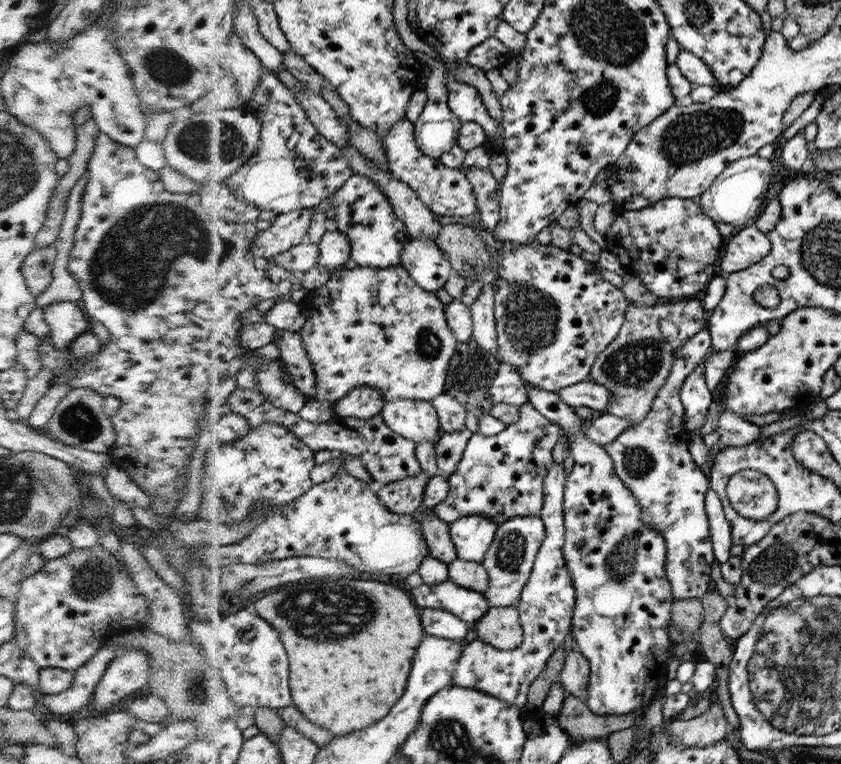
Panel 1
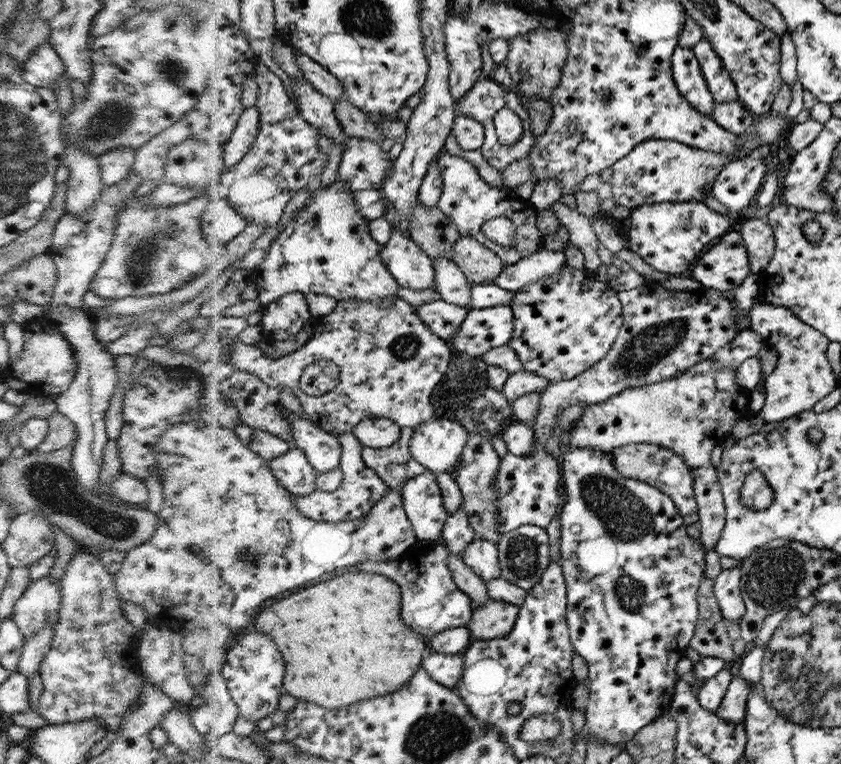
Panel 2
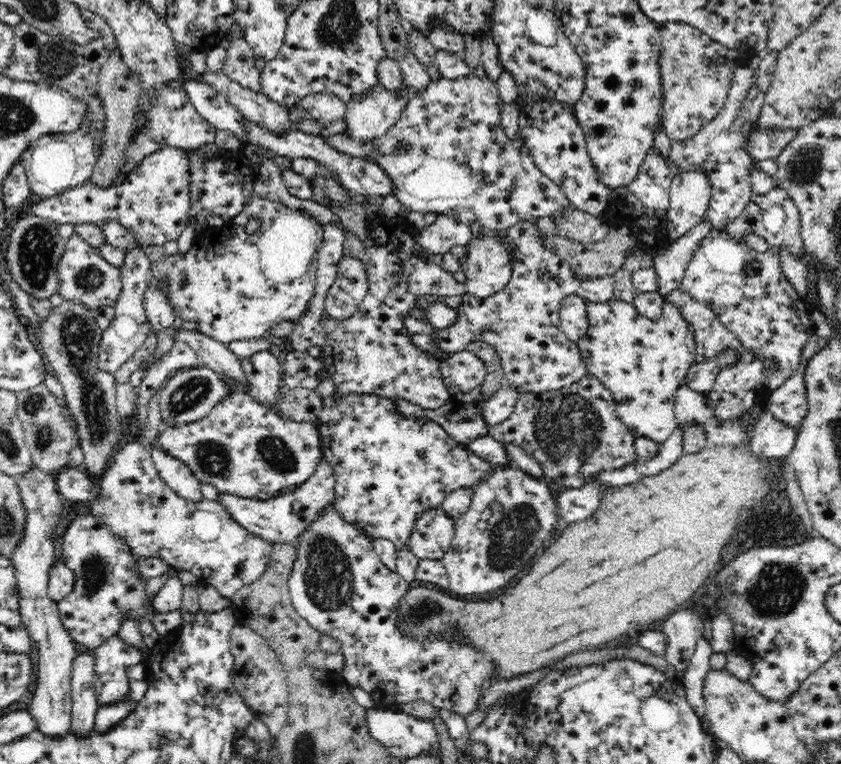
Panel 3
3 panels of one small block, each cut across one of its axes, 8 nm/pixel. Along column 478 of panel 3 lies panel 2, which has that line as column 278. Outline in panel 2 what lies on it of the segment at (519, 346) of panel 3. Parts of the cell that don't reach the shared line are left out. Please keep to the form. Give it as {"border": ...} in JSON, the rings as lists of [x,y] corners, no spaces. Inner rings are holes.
{"border":[[[290,293],[272,304],[261,306],[265,342],[285,341],[298,336],[313,320],[306,293]]]}

